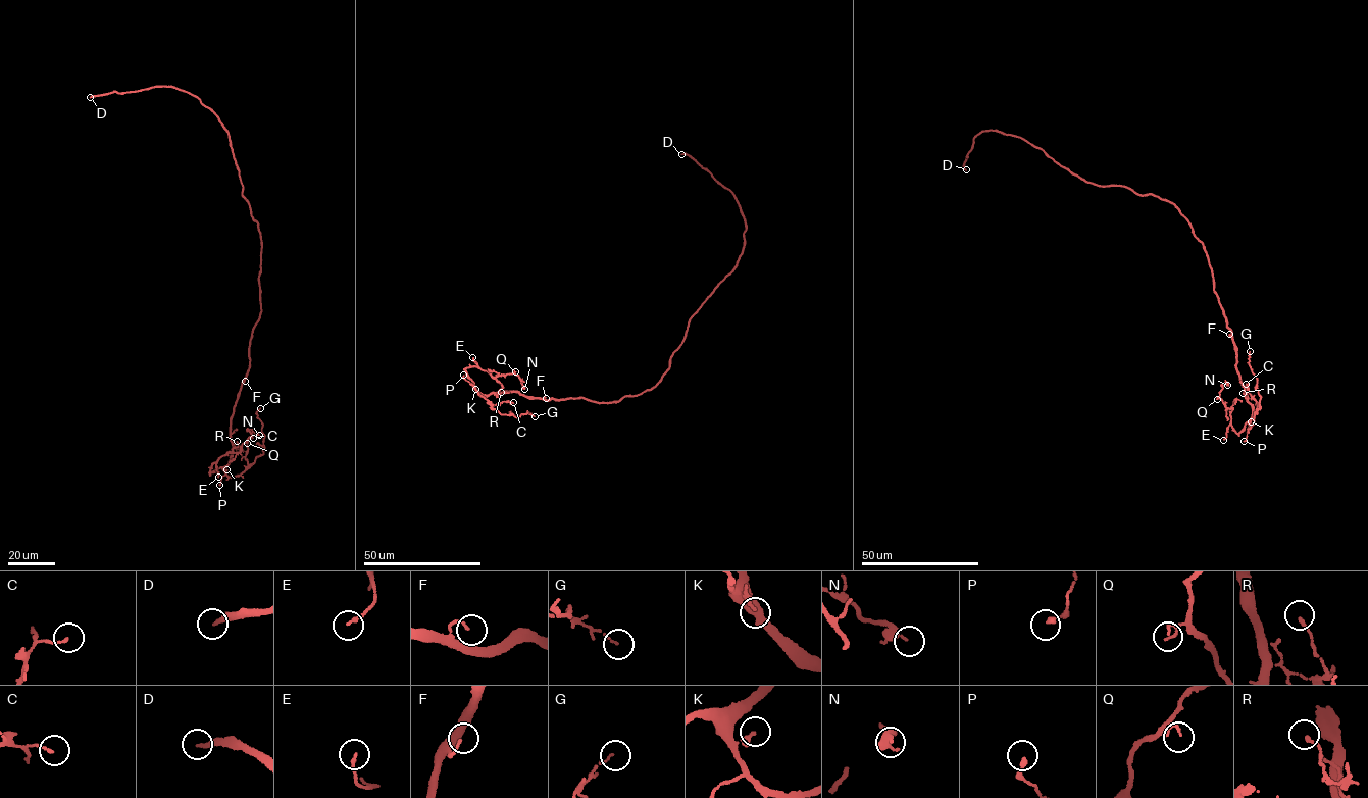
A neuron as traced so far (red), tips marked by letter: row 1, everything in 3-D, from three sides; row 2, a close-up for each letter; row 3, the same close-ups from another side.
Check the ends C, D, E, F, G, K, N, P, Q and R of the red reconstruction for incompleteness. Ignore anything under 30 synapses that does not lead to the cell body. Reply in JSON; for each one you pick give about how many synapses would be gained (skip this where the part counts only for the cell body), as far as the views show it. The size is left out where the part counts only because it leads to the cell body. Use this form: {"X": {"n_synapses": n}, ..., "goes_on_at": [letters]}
{"D": {"n_synapses": 250}, "goes_on_at": ["D"]}

